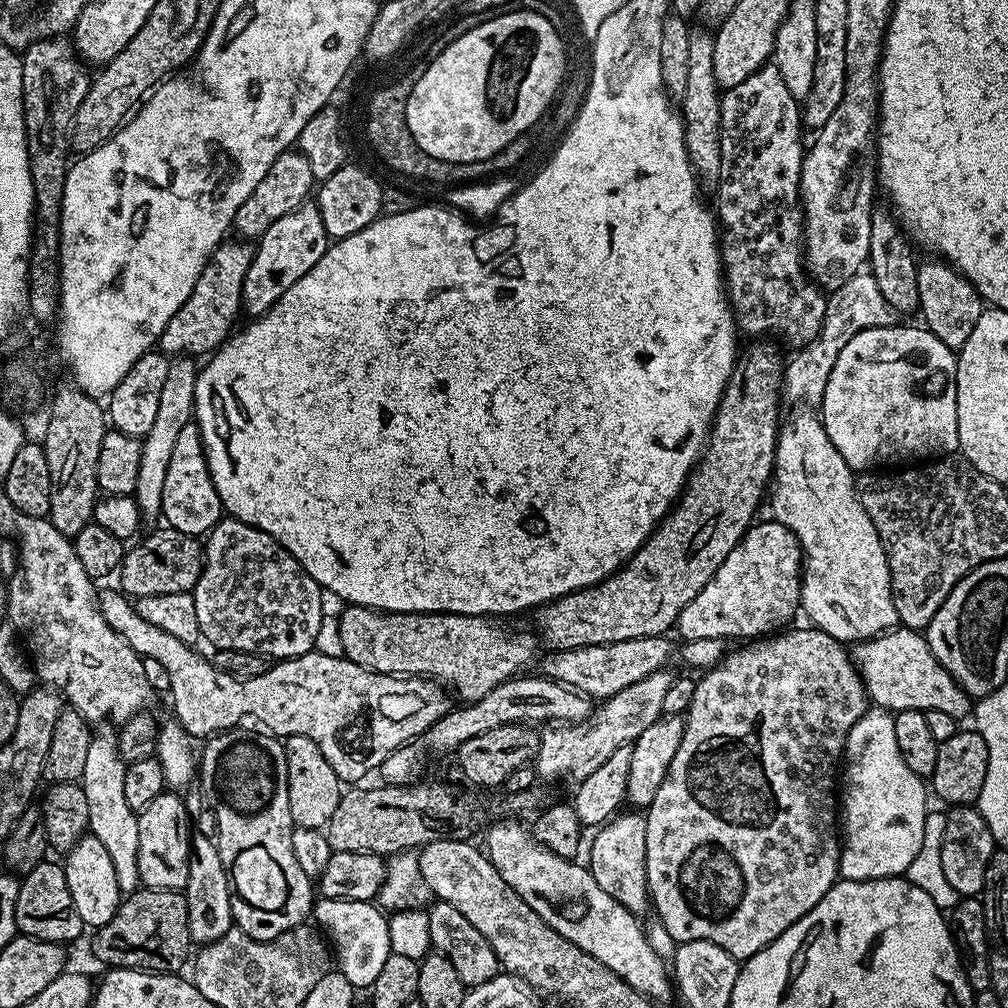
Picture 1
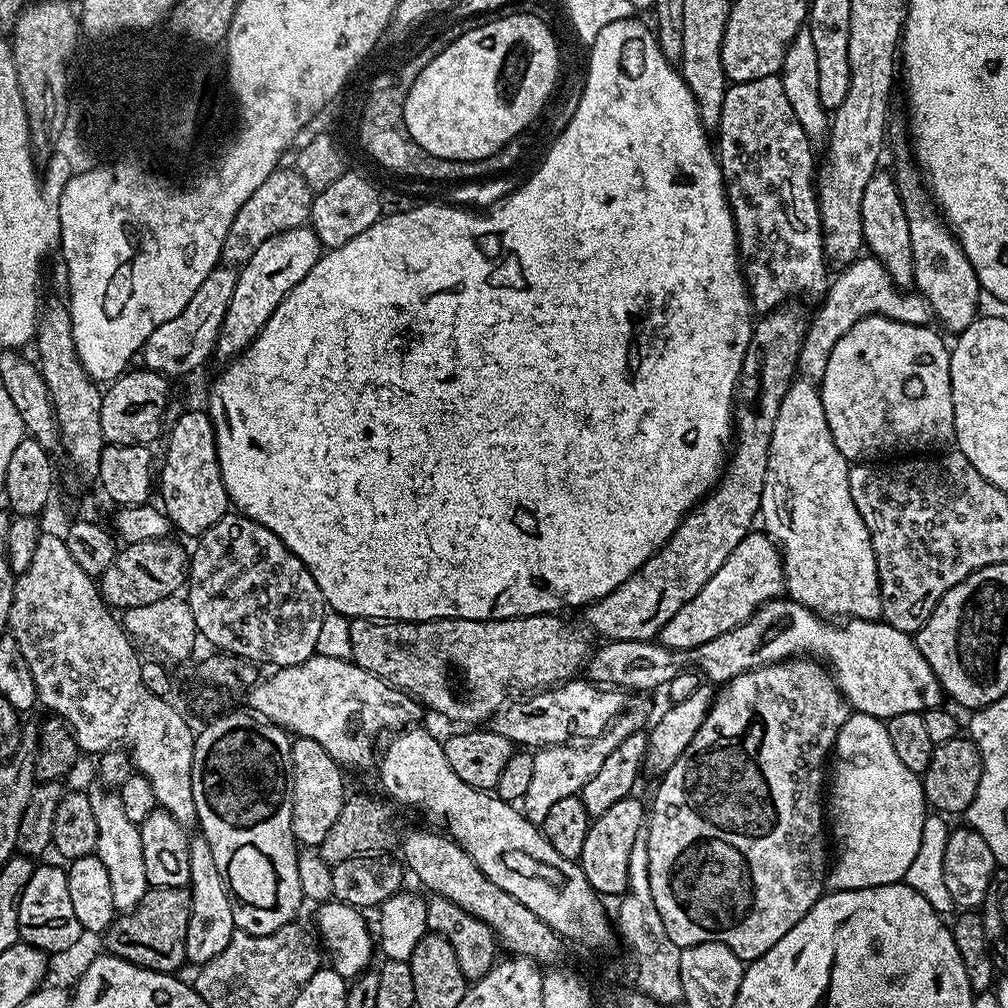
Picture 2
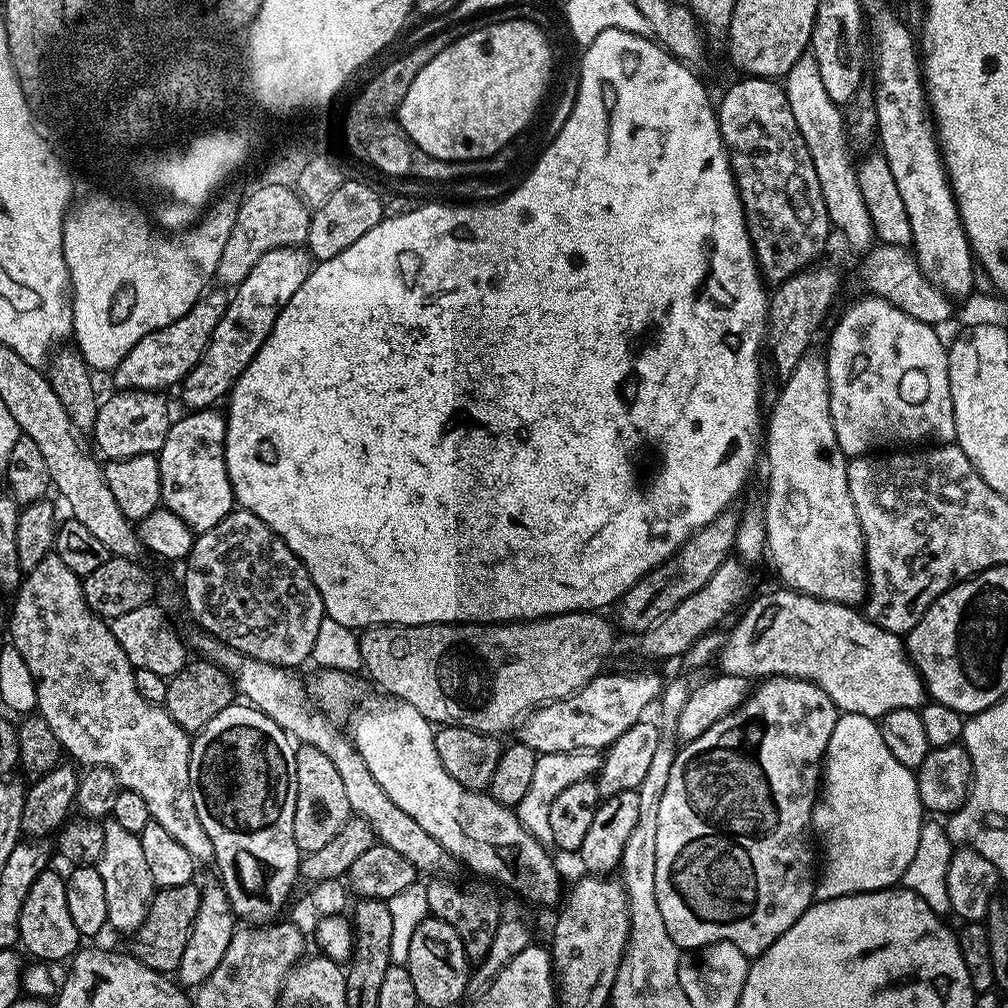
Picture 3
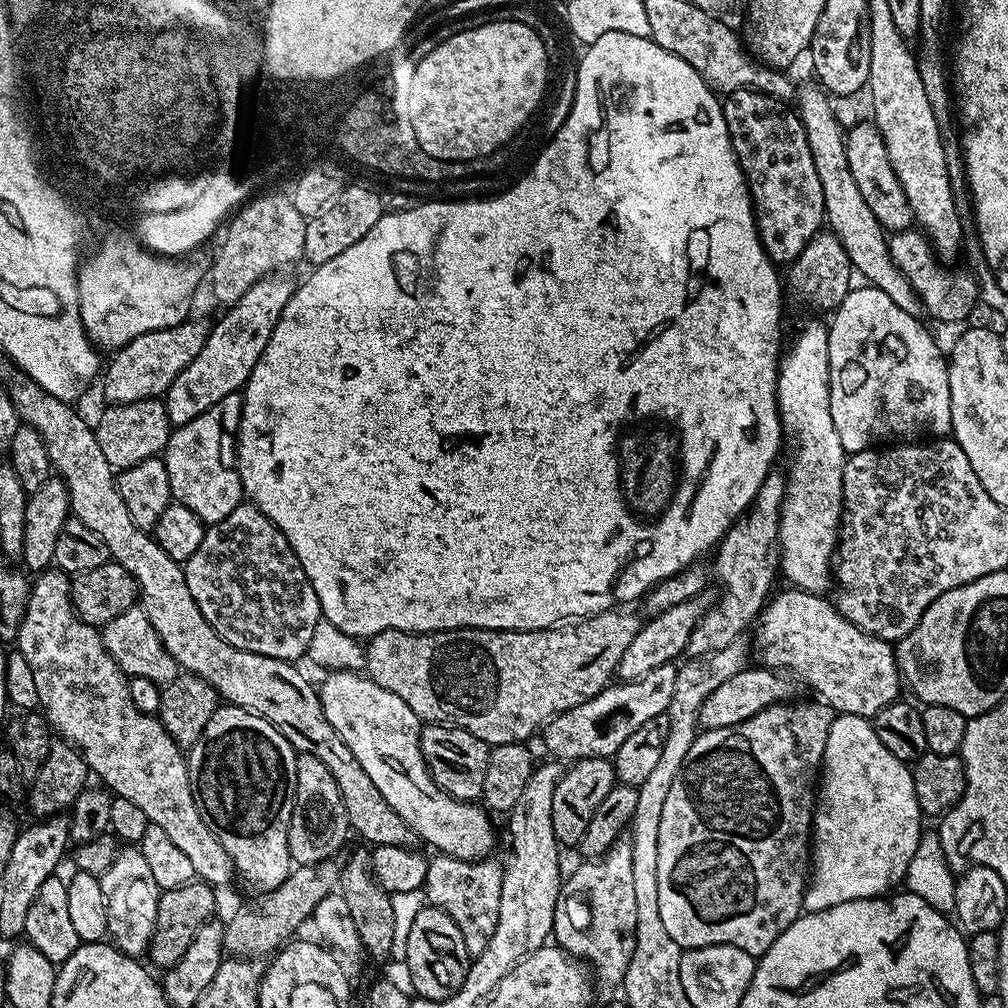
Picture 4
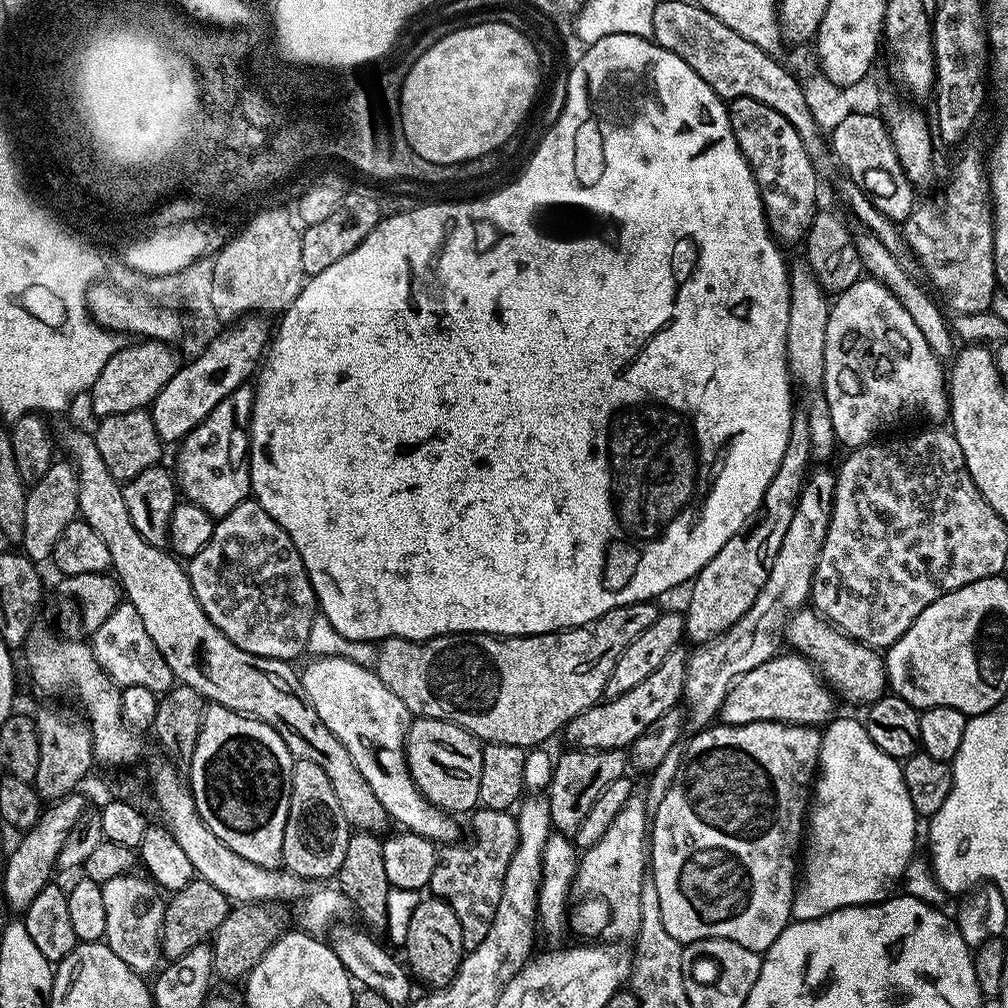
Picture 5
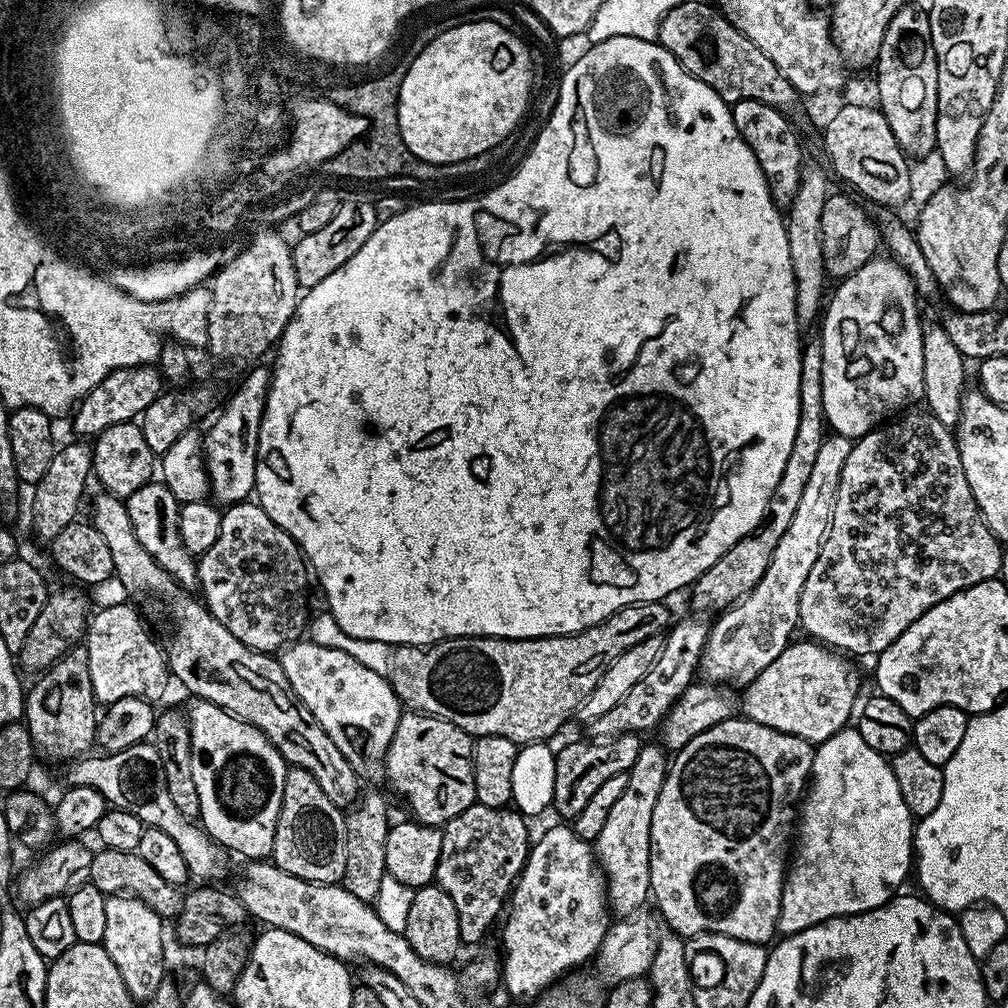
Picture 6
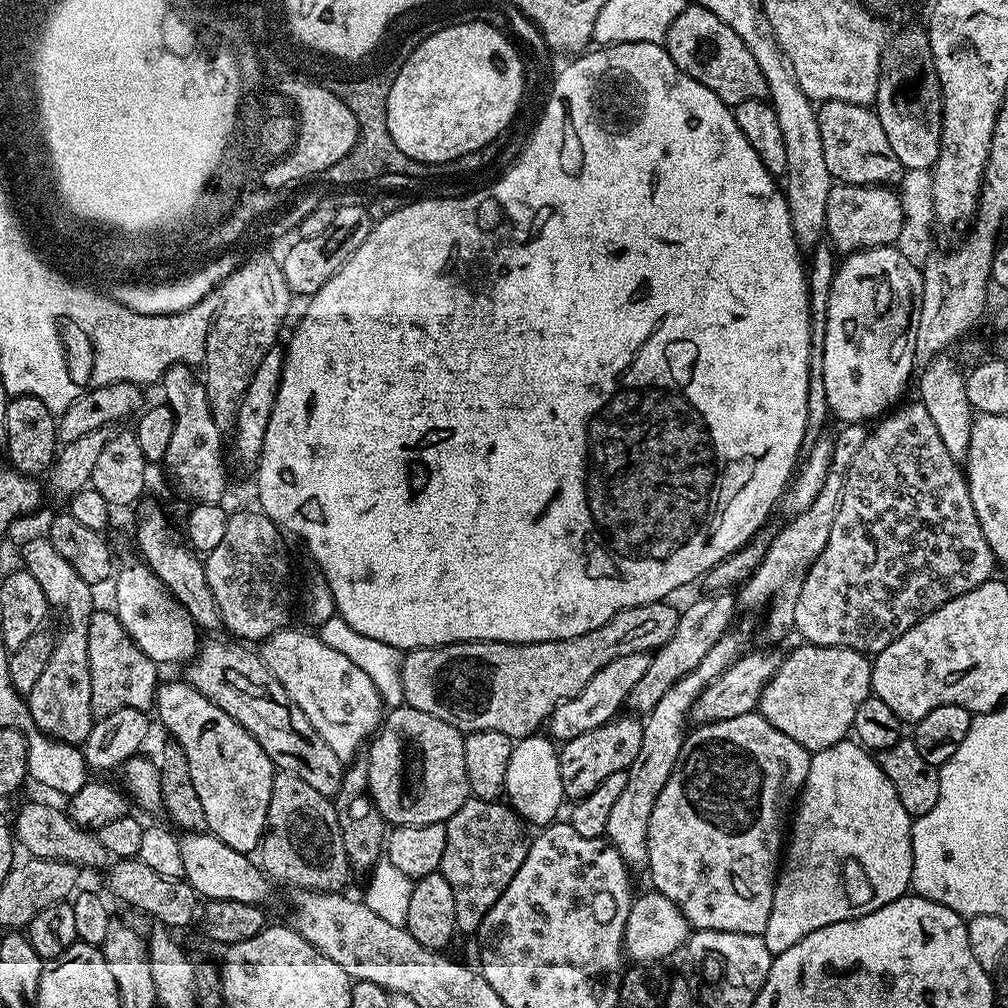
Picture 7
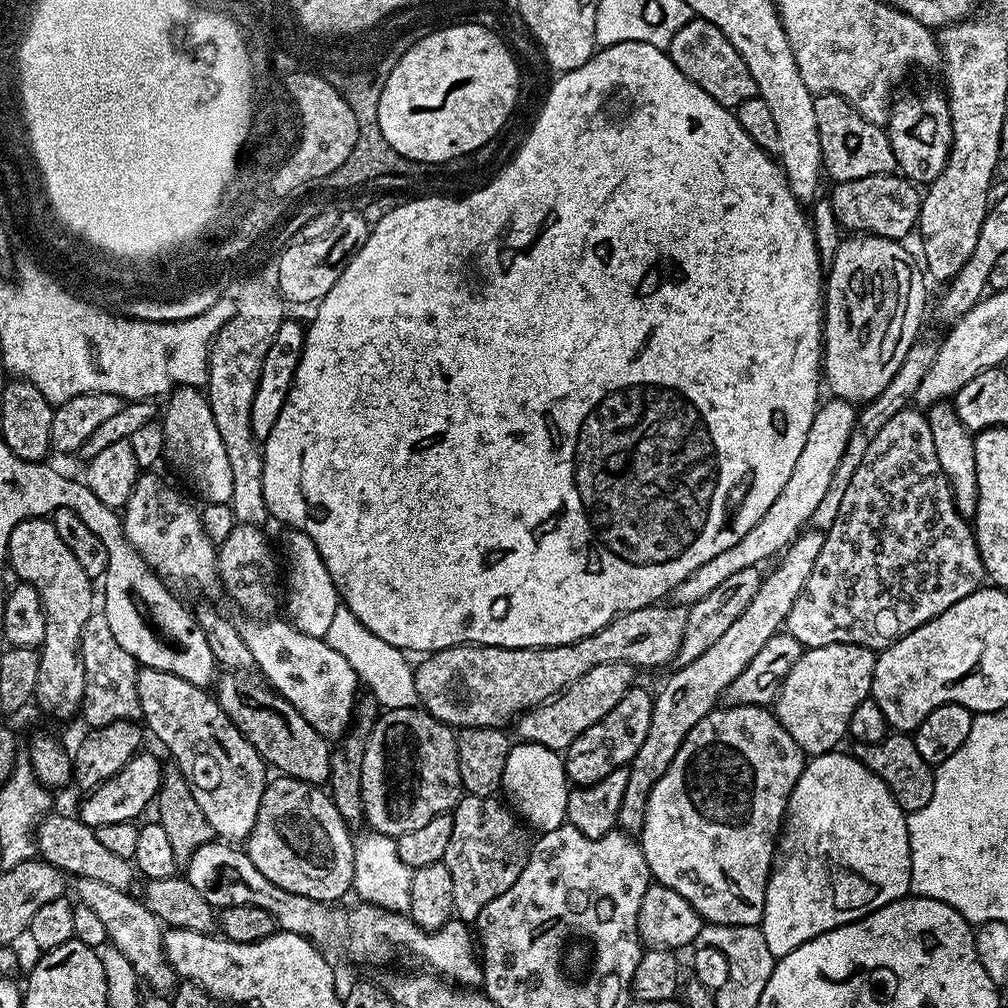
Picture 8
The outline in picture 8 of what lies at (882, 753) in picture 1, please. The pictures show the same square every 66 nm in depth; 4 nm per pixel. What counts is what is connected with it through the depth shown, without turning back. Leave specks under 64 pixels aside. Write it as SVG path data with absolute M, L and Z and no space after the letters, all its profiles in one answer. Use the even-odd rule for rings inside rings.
M833 750L821 756L813 756L805 763L802 774L788 799L788 810L784 814L784 823L776 842L772 872L768 876L764 916L758 926L766 938L766 946L770 946L770 954L779 958L790 954L790 950L802 946L802 942L810 942L810 938L814 938L818 934L826 934L826 930L834 930L843 924L860 920L867 912L873 912L890 902L901 900L903 896L909 895L911 879L912 855L908 841L908 816L900 809L898 802L890 794L886 782L882 782L882 778L875 776L861 760L856 759L855 755L848 753L847 756L844 750Z

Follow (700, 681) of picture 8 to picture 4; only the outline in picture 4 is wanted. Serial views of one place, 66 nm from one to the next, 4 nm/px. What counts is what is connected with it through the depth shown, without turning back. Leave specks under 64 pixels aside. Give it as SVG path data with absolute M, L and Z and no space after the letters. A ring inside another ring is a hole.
M615 840L600 856L585 859L560 885L554 906L552 936L555 943L590 969L594 992L607 1002L617 995L626 978L638 926L638 905L634 898L632 841Z

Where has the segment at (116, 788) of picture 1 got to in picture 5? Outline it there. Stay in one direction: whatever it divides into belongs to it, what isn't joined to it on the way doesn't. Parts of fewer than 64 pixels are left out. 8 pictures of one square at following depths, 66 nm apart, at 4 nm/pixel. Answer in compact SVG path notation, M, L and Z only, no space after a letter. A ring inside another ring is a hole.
M129 874L110 878L110 882L102 885L102 903L106 906L106 930L104 940L130 966L130 970L141 974L152 974L161 967L160 931L164 917L165 901L147 875Z

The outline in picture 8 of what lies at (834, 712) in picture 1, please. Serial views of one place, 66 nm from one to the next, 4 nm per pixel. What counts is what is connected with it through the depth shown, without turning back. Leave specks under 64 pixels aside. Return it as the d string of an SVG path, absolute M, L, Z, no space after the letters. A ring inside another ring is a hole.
M731 706L717 707L682 742L678 754L674 754L674 762L670 762L670 770L658 778L654 790L650 790L648 805L644 811L644 827L638 833L640 849L646 858L646 866L652 871L652 879L662 886L670 886L670 890L678 890L690 906L700 915L700 919L709 924L733 924L734 926L757 926L764 916L766 902L766 886L768 876L772 872L772 862L776 855L776 842L784 823L784 814L788 810L788 799L802 774L806 763L806 753L796 745L794 738L786 734L784 727L778 722L775 711L767 707L758 706Z

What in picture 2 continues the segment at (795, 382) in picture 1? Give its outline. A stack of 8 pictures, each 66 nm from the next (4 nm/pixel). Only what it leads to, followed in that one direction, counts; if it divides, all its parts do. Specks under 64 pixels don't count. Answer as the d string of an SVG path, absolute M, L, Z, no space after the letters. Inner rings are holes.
M871 254L861 255L859 260L853 260L843 270L837 271L834 279L829 283L827 292L819 301L820 309L816 316L811 317L808 325L808 333L800 351L801 377L813 382L824 379L826 374L826 362L830 362L830 354L834 346L838 346L838 338L867 316L885 316L891 320L901 320L914 326L928 326L933 323L932 307L926 298L915 290L901 290L890 278L890 274L884 268L883 262Z

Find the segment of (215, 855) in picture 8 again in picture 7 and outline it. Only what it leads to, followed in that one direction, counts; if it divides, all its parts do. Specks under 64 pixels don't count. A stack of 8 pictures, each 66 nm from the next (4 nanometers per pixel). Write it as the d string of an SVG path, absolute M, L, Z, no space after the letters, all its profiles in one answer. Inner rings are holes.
M205 830L185 832L180 836L182 850L183 879L194 889L197 897L209 900L229 900L263 905L268 896L269 877L251 855L226 846L218 837Z

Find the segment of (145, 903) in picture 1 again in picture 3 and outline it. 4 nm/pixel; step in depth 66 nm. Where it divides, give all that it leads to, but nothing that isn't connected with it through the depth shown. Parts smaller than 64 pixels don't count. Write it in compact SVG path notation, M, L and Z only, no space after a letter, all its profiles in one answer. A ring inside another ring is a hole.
M196 882L177 888L159 889L148 904L148 913L142 926L138 926L136 931L131 933L131 955L156 972L175 973L176 967L182 962L182 950L186 950L186 938L190 938L190 930L198 914L200 889L201 885Z

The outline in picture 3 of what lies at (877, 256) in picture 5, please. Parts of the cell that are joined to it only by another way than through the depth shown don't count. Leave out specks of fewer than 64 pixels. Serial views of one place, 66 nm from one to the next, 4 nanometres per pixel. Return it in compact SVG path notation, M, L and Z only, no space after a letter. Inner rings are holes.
M805 54L794 62L794 66L790 66L787 76L783 77L782 87L794 114L794 122L798 122L802 142L806 142L806 150L810 150L810 162L814 162L814 174L818 174L818 182L822 186L829 225L844 235L845 242L854 251L867 253L876 240L876 231L870 222L870 210L866 210L866 202L862 202L862 190L858 190L857 167L848 154L850 132L846 127L846 116L844 120L840 113L843 112L841 105L826 94L818 62L811 54Z

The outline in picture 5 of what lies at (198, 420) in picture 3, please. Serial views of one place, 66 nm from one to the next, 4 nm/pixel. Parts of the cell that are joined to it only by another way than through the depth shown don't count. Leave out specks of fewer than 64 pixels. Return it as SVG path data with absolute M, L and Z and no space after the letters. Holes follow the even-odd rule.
M246 383L238 386L238 390L226 394L226 398L222 398L222 402L218 402L218 406L214 406L214 410L210 410L210 414L206 414L206 418L202 418L202 422L198 422L198 426L194 426L194 430L190 430L190 434L179 441L180 453L176 456L176 468L174 467L174 479L179 491L184 500L202 506L202 510L206 510L206 514L214 518L230 514L234 506L249 499L252 483L246 461L248 459L248 422L252 415L253 402L253 385Z

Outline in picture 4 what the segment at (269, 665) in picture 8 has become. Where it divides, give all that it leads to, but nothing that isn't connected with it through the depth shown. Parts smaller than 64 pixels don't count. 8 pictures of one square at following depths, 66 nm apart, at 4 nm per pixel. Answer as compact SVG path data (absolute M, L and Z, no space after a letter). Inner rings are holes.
M328 672L325 680L318 684L320 700L324 703L324 713L334 726L336 733L350 746L350 754L358 758L362 770L370 774L370 782L378 786L378 794L390 802L390 806L410 827L416 831L421 841L425 840L437 853L453 856L459 860L483 860L493 855L492 847L496 844L496 832L492 829L493 817L479 803L457 800L449 792L445 792L428 773L428 764L420 749L420 730L422 722L398 698L398 694L390 694L390 690L382 690L367 675L360 672Z

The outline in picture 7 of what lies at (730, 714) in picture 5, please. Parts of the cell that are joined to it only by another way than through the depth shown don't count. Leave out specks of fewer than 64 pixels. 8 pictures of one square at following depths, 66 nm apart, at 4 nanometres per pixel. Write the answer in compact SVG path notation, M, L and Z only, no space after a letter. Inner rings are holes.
M807 642L799 645L789 656L785 655L780 662L780 669L770 678L770 682L760 695L761 716L774 726L774 730L782 730L798 746L807 748L809 753L821 752L845 739L852 732L854 714L858 714L858 706L872 692L872 660L867 655L853 648L827 648Z

